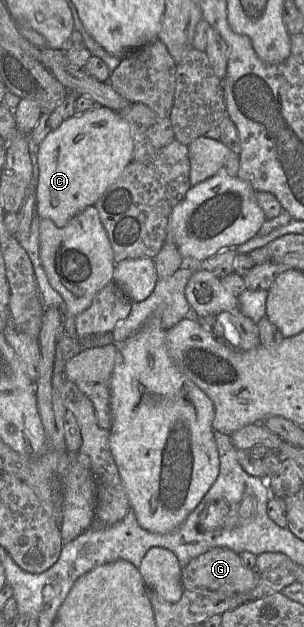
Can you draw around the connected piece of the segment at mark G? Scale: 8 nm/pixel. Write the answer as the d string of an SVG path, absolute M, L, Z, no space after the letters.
M215 547L193 558L182 568L184 589L206 588L225 593L247 593L259 581L255 569L247 568L235 551Z

